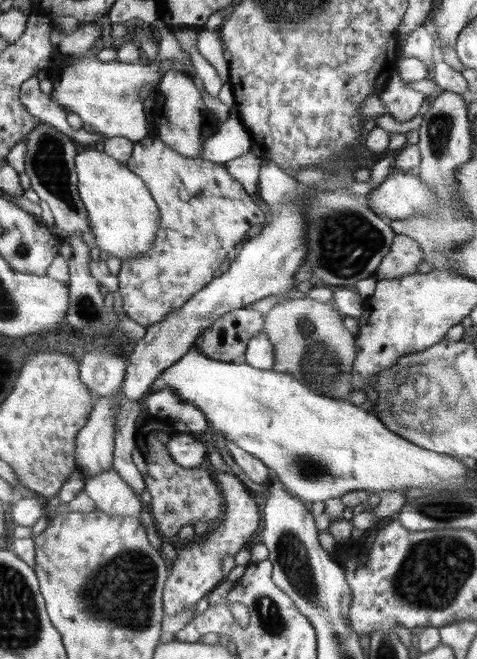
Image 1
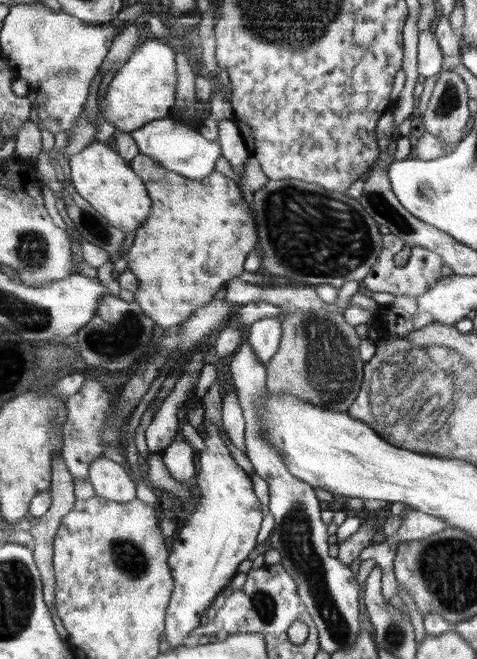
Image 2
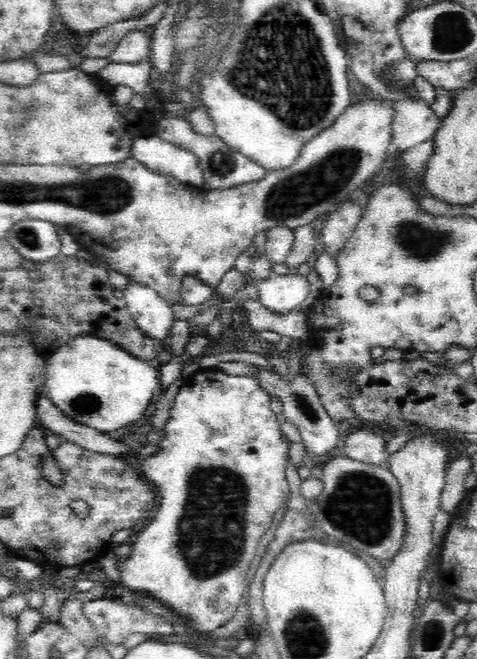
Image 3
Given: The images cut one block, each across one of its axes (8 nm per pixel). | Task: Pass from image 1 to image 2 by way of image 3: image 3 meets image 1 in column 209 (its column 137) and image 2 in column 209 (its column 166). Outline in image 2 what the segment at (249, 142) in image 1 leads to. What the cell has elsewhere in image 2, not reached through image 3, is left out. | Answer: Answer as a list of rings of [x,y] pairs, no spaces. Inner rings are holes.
[[[172,117],[148,122],[148,125],[133,131],[131,135],[140,153],[153,158],[162,168],[192,180],[200,180],[212,174],[215,162],[221,157],[221,146],[218,142],[206,140],[200,133]]]

